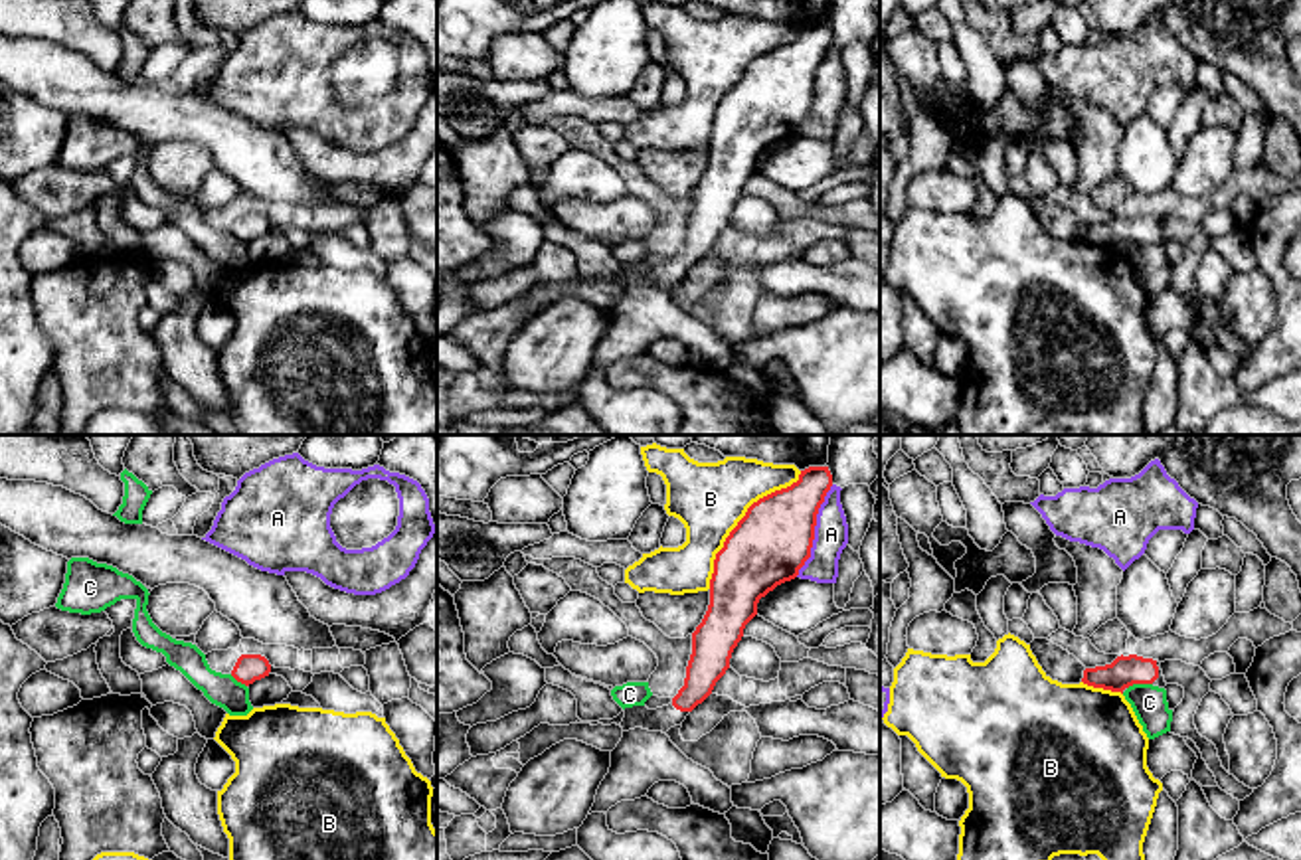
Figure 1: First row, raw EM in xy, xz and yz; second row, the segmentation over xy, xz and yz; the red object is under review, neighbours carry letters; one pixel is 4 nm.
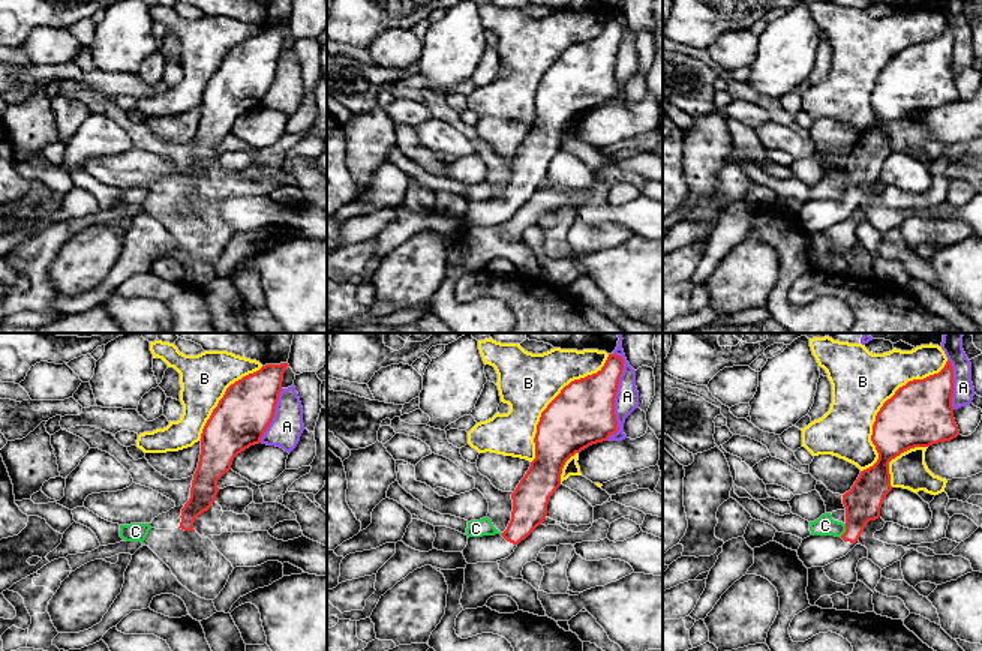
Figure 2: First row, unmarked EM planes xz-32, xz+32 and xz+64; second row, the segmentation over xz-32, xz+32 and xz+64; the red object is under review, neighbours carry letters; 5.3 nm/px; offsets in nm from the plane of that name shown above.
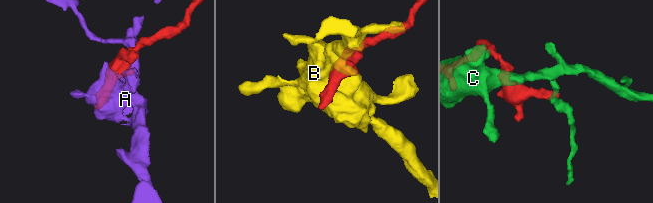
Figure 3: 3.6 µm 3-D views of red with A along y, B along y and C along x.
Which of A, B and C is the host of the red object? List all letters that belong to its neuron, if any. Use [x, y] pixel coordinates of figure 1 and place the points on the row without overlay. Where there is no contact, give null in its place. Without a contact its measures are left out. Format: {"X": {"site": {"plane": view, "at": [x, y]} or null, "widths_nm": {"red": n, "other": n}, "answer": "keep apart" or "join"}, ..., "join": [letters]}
{"A": {"site": {"plane": "xz", "at": [813, 87]}, "widths_nm": {"red": 320, "other": 140}, "answer": "keep apart"}, "B": {"site": {"plane": "xz", "at": [740, 78]}, "widths_nm": {"red": 320, "other": 300}, "answer": "keep apart"}, "C": {"site": {"plane": "yz", "at": [1139, 240]}, "widths_nm": {"red": 130, "other": 140}, "answer": "keep apart"}, "join": []}

